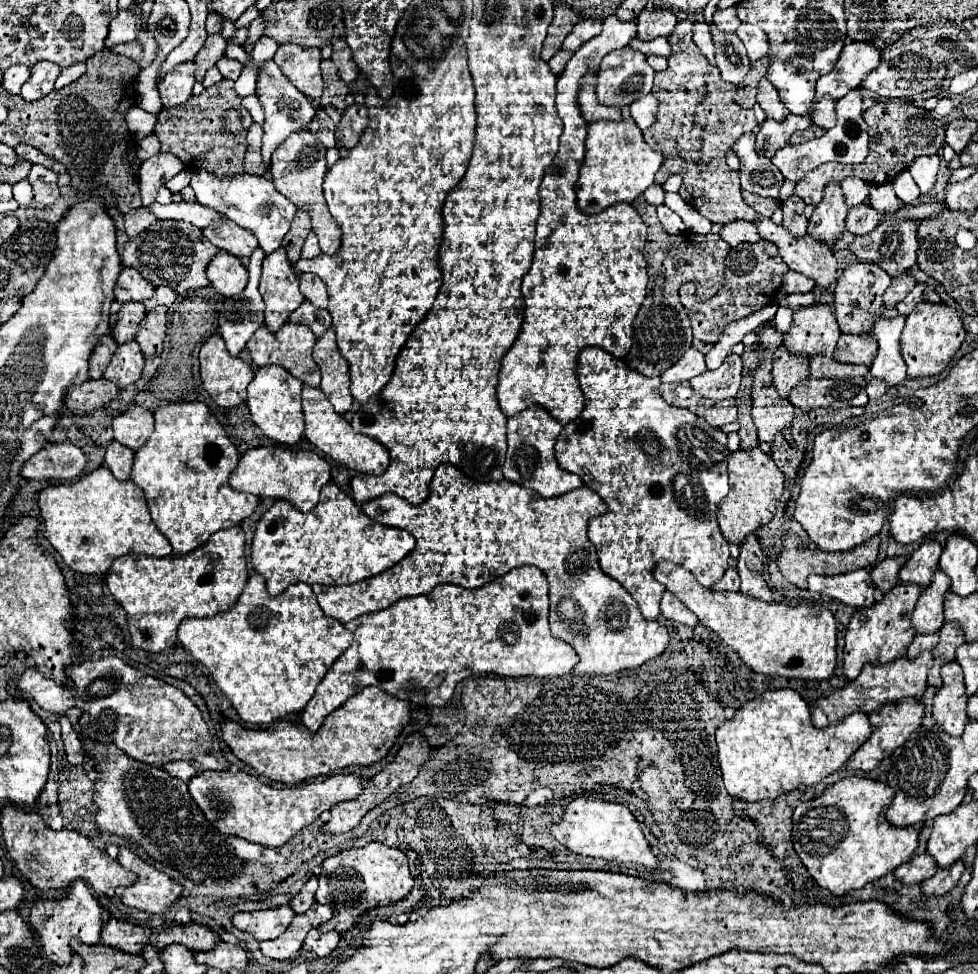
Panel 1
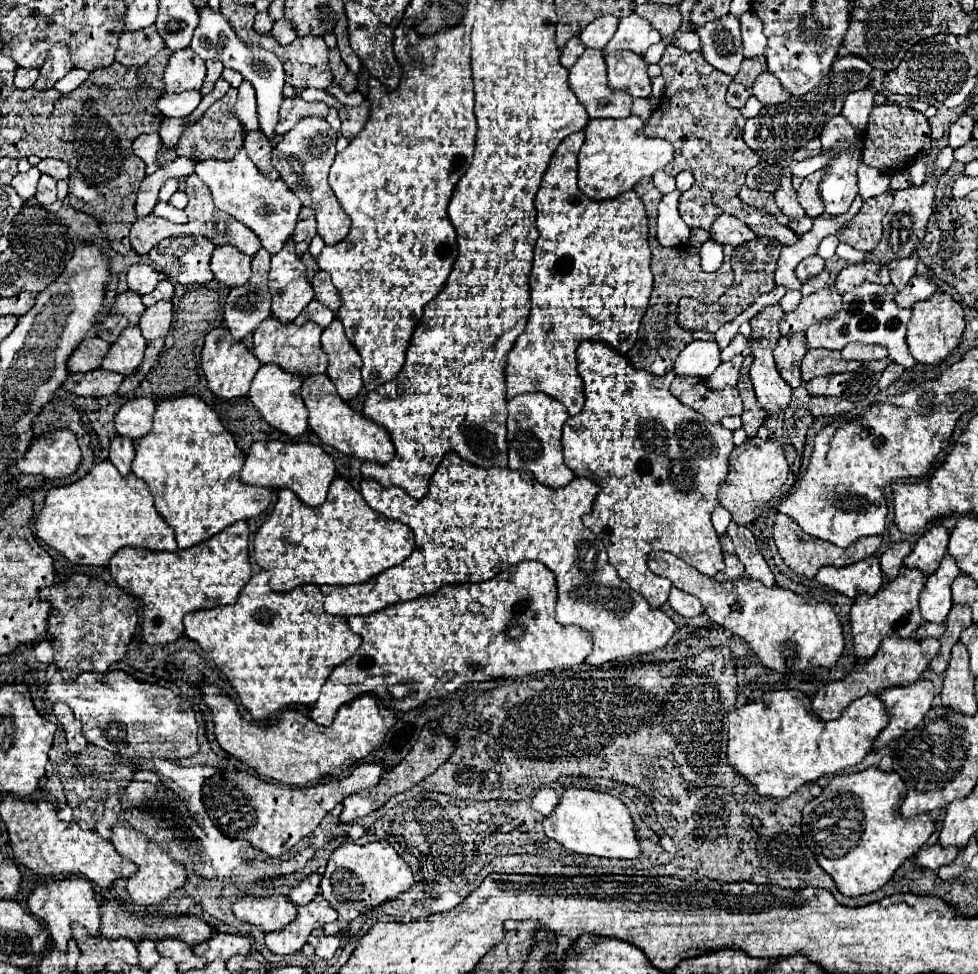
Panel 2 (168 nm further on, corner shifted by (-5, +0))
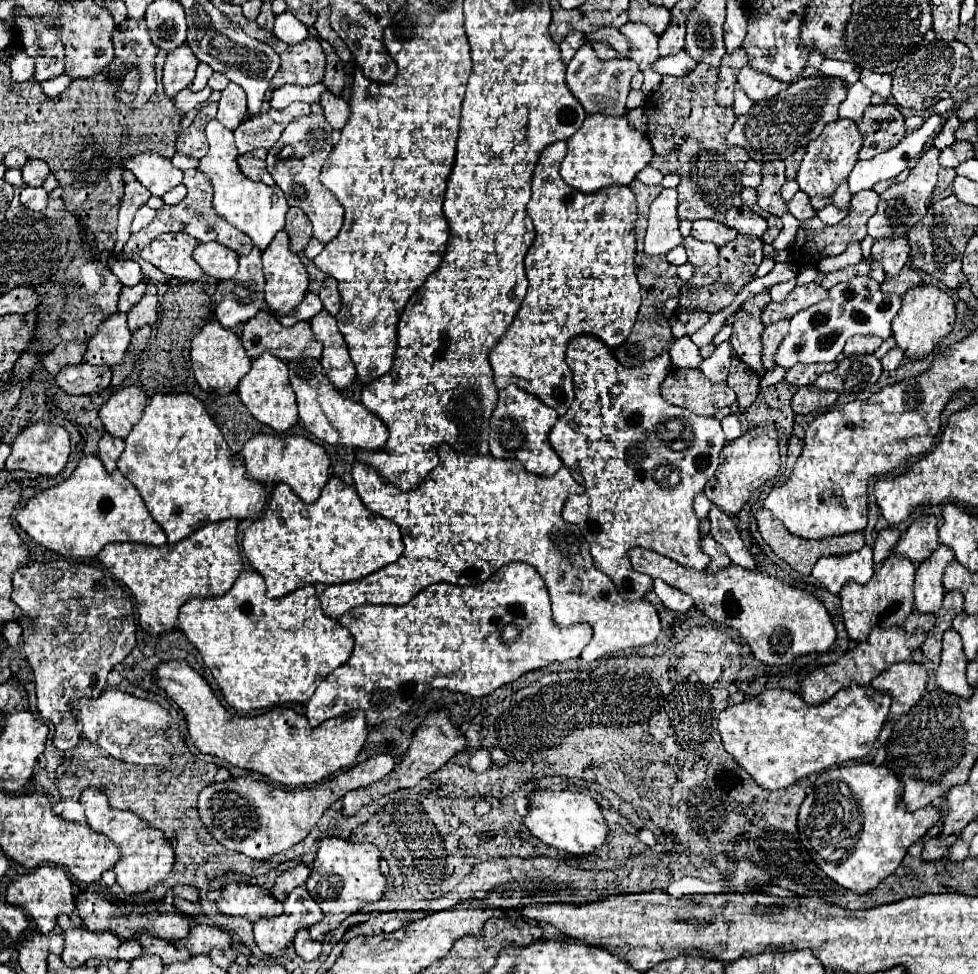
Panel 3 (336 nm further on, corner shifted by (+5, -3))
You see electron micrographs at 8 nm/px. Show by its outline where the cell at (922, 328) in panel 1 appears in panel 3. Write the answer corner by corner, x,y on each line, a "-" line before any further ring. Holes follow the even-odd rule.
917,286
917,290
909,290
909,294
903,296
903,306
893,320
893,338
907,358
921,360
943,342
943,338
951,332
953,322
955,304
951,296
935,286

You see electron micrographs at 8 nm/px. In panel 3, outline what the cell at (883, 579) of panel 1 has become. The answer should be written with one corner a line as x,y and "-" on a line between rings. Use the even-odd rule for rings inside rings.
889,528
889,530
883,530
879,532
877,540
875,540
875,546
873,546
873,562
875,566
881,566
895,550
897,542
899,542
899,530
897,528

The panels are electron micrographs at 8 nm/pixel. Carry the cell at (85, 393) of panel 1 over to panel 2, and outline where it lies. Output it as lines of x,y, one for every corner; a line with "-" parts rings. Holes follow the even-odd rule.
97,369
87,373
71,373
63,385
67,391
81,397
105,397
105,395
117,393
121,381
123,381
123,375

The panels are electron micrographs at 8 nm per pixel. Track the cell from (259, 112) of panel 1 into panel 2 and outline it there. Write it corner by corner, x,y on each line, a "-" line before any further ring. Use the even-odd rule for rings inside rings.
243,81
237,87
237,101
235,101
235,115
239,119
239,123
243,125
245,131
255,131
259,129
259,121
257,121
257,111
255,111
255,91
251,87
249,81

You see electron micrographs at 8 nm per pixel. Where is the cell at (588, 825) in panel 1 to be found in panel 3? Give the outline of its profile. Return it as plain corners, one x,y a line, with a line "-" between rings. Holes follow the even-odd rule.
535,790
529,796
529,814
523,818
523,822
529,828
529,832
537,836
541,842
569,854
579,854
581,846
583,854
591,854
603,844
607,844
609,836
609,828
597,800
571,790

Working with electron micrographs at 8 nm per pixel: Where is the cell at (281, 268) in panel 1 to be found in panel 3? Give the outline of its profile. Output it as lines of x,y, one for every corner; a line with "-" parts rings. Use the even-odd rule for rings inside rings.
279,232
273,242
263,252
263,274
265,274
265,302
273,314
289,314
295,310
297,304
305,298
307,292
307,272
301,264
301,258
289,250
289,238
287,232

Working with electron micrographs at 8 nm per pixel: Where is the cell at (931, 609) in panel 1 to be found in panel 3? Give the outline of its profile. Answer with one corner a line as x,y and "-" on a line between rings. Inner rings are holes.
939,546
939,550
935,550
931,554
931,558
927,558
925,562
919,564
917,572
915,572
915,610
921,614
935,614
943,602
945,590
943,590
943,572
945,568
953,562
953,552
947,546

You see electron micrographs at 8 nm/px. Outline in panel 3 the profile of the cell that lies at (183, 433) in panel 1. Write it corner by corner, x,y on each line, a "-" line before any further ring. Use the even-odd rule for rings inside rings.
157,394
149,400
141,420
125,438
125,452
117,462
119,472
139,490
147,510
167,534
167,542
175,544
209,522
227,518
257,518
265,506
265,490
259,482
247,480
243,460
233,456
221,430
215,426
203,404
193,394

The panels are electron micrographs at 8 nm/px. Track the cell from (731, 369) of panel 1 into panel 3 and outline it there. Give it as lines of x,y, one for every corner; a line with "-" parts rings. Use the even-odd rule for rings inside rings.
723,342
717,346
715,354
701,362
699,370
711,380
711,382
725,382
727,372
731,366
731,348
729,342

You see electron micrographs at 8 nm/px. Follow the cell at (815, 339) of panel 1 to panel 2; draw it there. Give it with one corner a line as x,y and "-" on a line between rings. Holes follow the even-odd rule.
825,287
821,291
815,291
815,293
807,295
807,297
801,297
799,305
791,313
785,313
783,319
779,321
779,331
781,331
781,335
793,335
797,331
807,331
809,325
817,323
823,317
833,317
839,309
841,309
841,295
835,289

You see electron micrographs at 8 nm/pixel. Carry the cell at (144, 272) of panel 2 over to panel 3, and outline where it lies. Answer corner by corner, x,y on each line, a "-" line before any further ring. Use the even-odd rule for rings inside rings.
111,256
109,266
123,286
137,286
143,280
143,270
135,260
123,260
123,258

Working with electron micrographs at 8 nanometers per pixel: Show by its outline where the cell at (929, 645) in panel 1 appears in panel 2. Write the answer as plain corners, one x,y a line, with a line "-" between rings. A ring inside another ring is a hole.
923,623
919,629
917,629
917,639
925,639
925,637
935,637
939,639
941,635
945,633
945,625
943,623

